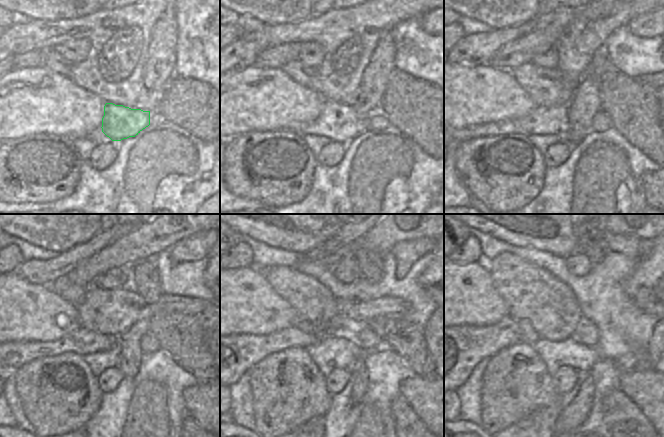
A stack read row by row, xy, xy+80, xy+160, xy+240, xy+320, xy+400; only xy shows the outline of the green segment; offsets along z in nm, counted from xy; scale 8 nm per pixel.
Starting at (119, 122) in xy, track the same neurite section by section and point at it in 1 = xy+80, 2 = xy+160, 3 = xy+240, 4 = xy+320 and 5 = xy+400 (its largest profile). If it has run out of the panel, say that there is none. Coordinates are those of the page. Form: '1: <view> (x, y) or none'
1: xy+80 (338, 122)
2: xy+160 (553, 120)
3: xy+240 (82, 341)
4: xy+320 (240, 353)
5: xy+400 (464, 346)

